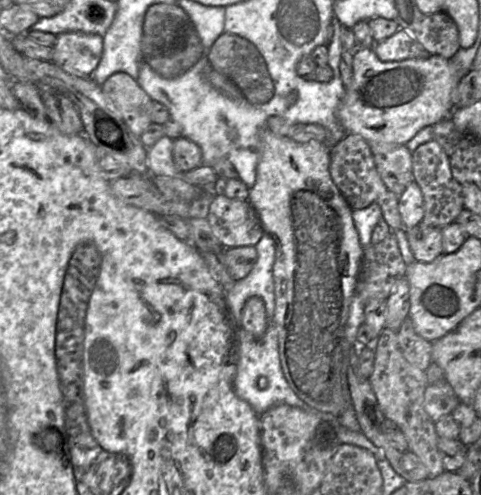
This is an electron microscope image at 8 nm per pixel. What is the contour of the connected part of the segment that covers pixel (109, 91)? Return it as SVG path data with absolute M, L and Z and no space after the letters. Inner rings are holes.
M124 72L112 74L102 85L105 96L121 113L130 131L140 137L149 127L153 100Z

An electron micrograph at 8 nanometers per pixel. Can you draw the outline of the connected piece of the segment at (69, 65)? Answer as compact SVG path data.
M82 32L57 35L51 62L79 77L91 77L103 52L103 36Z

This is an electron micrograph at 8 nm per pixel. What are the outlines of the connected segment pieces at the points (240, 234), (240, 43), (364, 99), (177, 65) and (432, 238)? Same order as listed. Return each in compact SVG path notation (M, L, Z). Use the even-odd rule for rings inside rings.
M214 195L207 220L225 248L255 246L264 235L260 220L248 200Z
M223 32L207 52L210 69L231 81L252 104L268 102L274 95L274 85L266 63L258 49L247 39Z
M373 48L355 49L353 77L345 90L345 96L337 111L337 118L348 134L360 135L368 143L389 143L406 145L420 130L433 126L451 116L453 93L462 77L449 60L438 55L427 58L413 58L402 61L382 62Z
M153 4L144 16L141 49L143 61L160 76L172 79L190 70L204 55L199 37L186 37L192 30L189 16L178 4Z
M418 224L406 234L415 261L431 263L443 254L442 229Z

